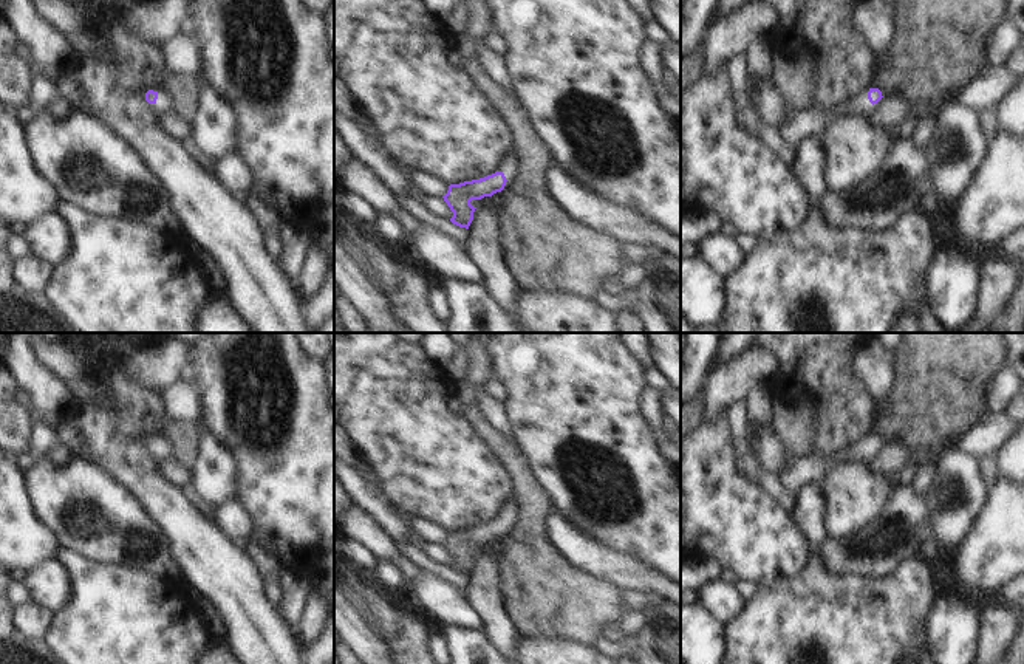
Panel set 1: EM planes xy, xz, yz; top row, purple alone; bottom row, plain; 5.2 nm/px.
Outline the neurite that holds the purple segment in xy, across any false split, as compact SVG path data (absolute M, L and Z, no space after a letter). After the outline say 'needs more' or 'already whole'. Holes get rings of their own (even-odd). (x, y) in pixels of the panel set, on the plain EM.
M148 436L148 438L145 440L145 447L147 447L148 450L155 450L156 455L158 455L159 458L162 458L162 460L170 458L172 447L170 447L170 444L169 444L167 440L161 440L161 438L158 440L158 438Z; needs more

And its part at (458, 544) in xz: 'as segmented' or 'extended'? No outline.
extended

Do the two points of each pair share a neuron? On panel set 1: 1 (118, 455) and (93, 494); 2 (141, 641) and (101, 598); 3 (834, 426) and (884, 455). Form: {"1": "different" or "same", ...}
{"1": "different", "2": "same", "3": "different"}

